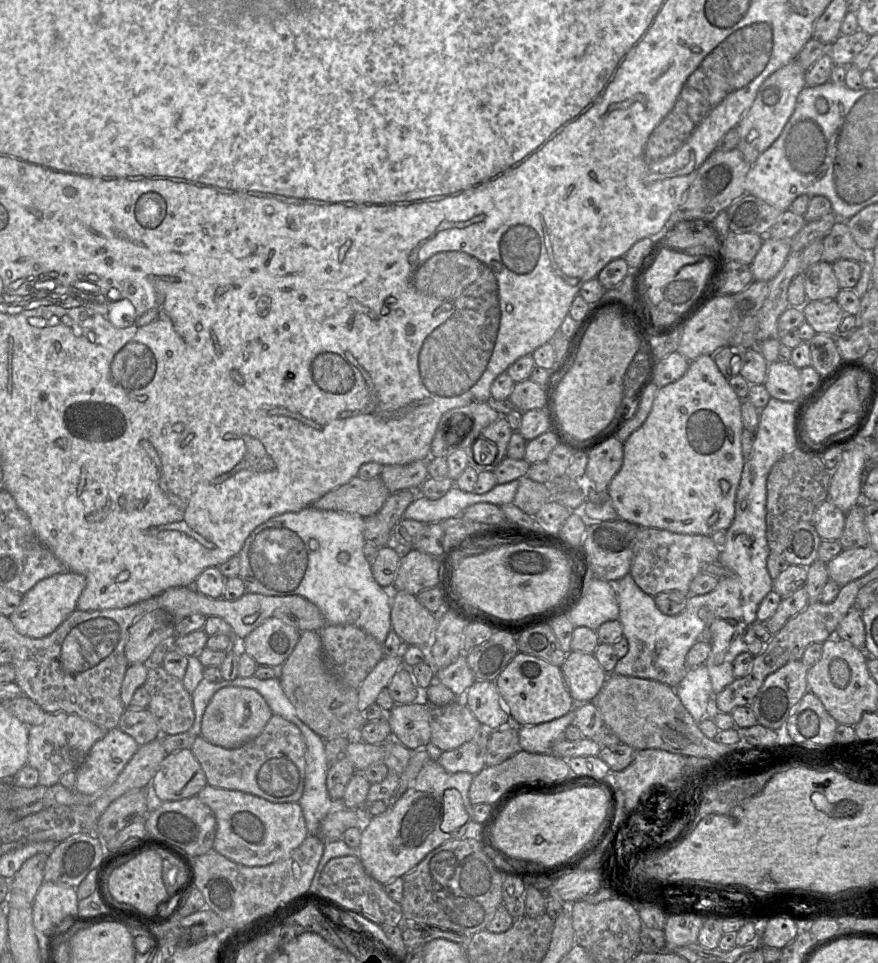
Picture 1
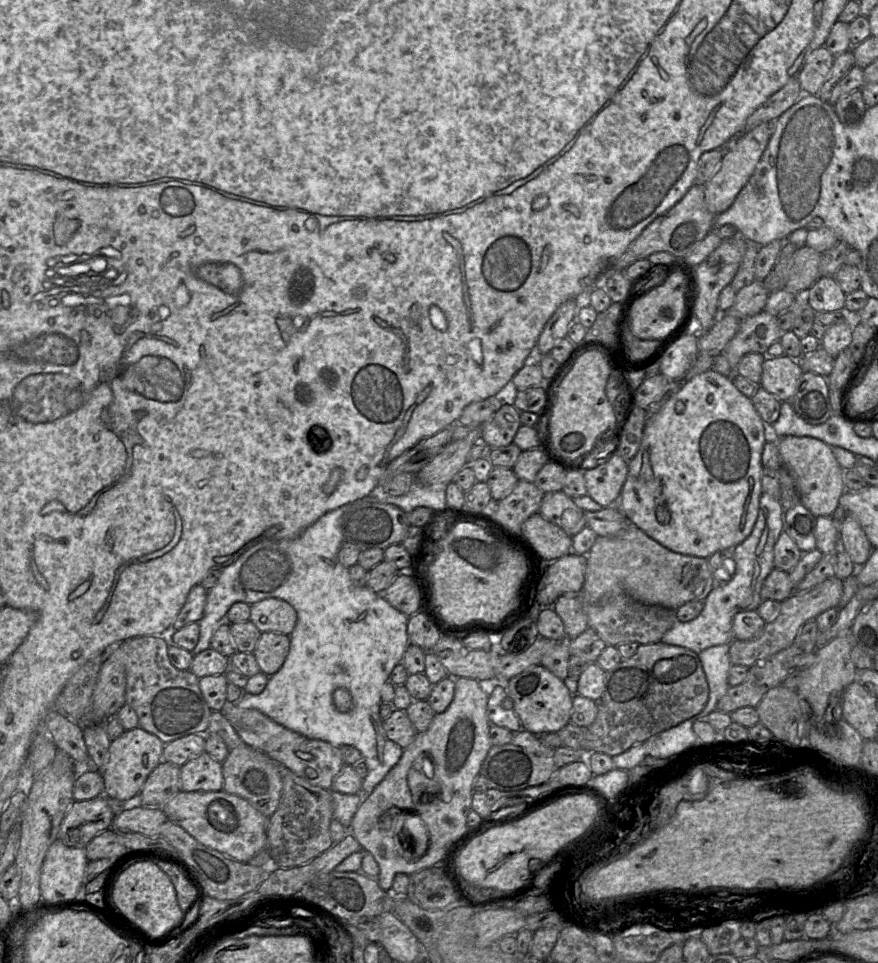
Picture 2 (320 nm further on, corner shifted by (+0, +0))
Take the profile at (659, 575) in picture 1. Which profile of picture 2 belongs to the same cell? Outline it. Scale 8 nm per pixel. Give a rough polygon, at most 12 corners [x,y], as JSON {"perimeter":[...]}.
{"perimeter":[[563,491],[545,493],[538,513],[570,537],[584,511]]}

